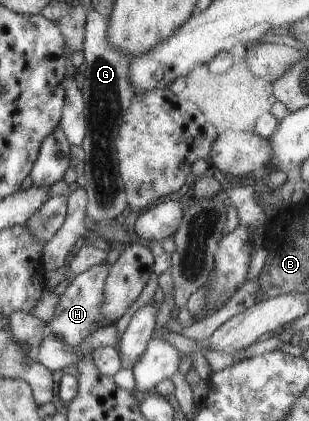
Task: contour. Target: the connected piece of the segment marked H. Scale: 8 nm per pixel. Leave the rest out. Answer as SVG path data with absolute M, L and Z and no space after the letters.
M111 260L90 266L84 272L70 277L64 292L59 295L58 302L54 306L54 314L47 322L45 334L51 333L66 346L74 348L78 342L82 342L88 334L98 327L106 326L98 322L98 308L102 302L102 288L108 276Z

